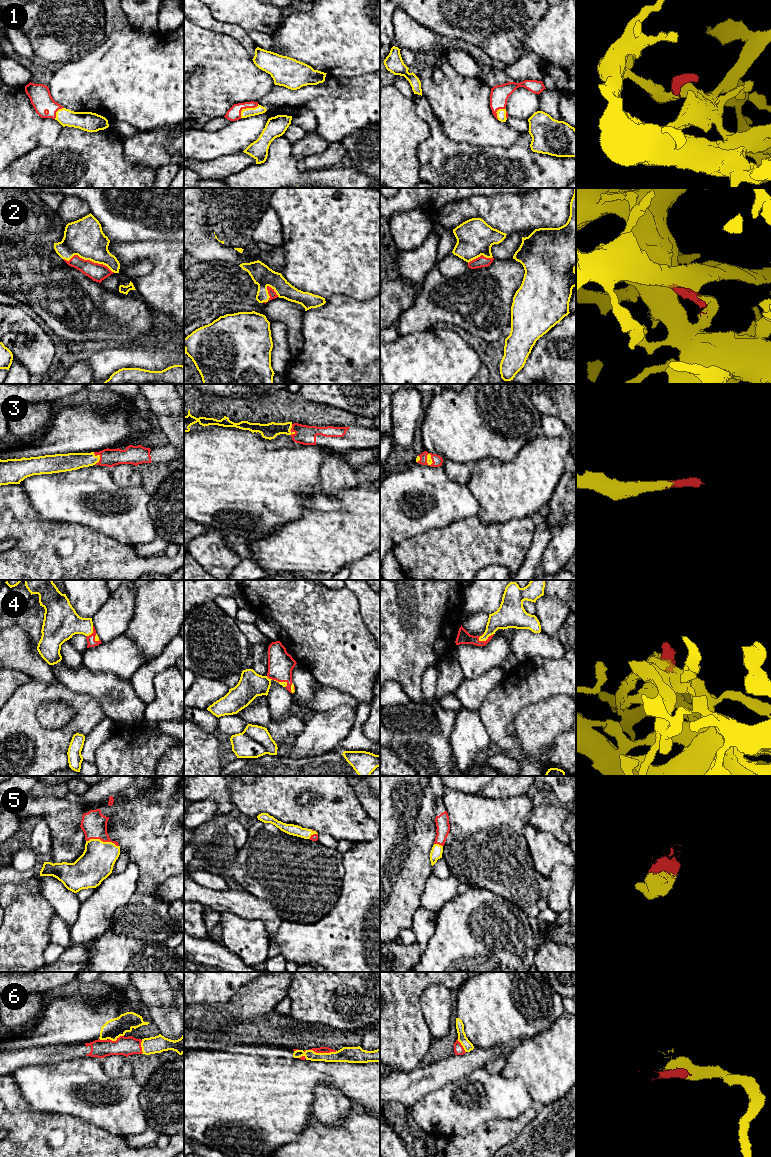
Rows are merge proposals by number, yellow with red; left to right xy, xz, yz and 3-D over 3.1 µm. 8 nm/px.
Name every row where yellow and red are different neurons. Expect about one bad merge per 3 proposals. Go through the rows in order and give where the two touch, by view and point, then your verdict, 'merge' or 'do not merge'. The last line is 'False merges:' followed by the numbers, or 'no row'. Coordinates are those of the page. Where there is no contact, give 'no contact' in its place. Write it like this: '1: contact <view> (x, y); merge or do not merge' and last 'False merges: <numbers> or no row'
1: contact xz (246, 108); merge
2: contact xy (89, 259); merge
3: contact xy (99, 458); merge
4: contact yz (485, 640); merge
5: contact xy (102, 841); merge
6: contact xz (323, 1053); merge
False merges: no row

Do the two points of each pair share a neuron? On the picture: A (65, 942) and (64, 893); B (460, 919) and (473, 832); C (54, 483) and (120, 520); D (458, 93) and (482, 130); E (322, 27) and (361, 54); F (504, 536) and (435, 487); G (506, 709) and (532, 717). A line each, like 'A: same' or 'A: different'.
A: same
B: same
C: same
D: same
E: same
F: different
G: different

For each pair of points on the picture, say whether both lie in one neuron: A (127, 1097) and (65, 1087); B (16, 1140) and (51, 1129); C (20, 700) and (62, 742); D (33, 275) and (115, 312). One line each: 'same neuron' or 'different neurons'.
A: same neuron
B: same neuron
C: same neuron
D: same neuron

